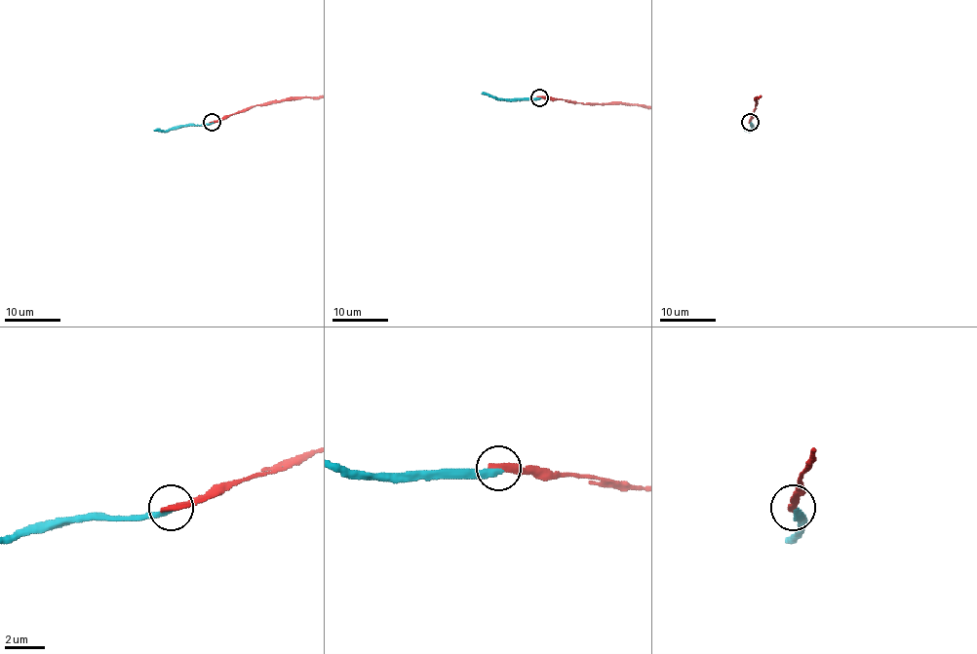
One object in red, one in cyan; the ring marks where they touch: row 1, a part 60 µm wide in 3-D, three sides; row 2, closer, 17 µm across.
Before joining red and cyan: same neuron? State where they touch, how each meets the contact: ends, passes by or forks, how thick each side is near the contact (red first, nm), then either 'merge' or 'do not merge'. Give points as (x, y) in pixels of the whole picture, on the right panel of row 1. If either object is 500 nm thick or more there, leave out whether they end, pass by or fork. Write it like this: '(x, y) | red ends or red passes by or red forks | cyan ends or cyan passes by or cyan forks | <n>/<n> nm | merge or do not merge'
(750, 122) | red ends | cyan ends | 360/300 nm | do not merge

